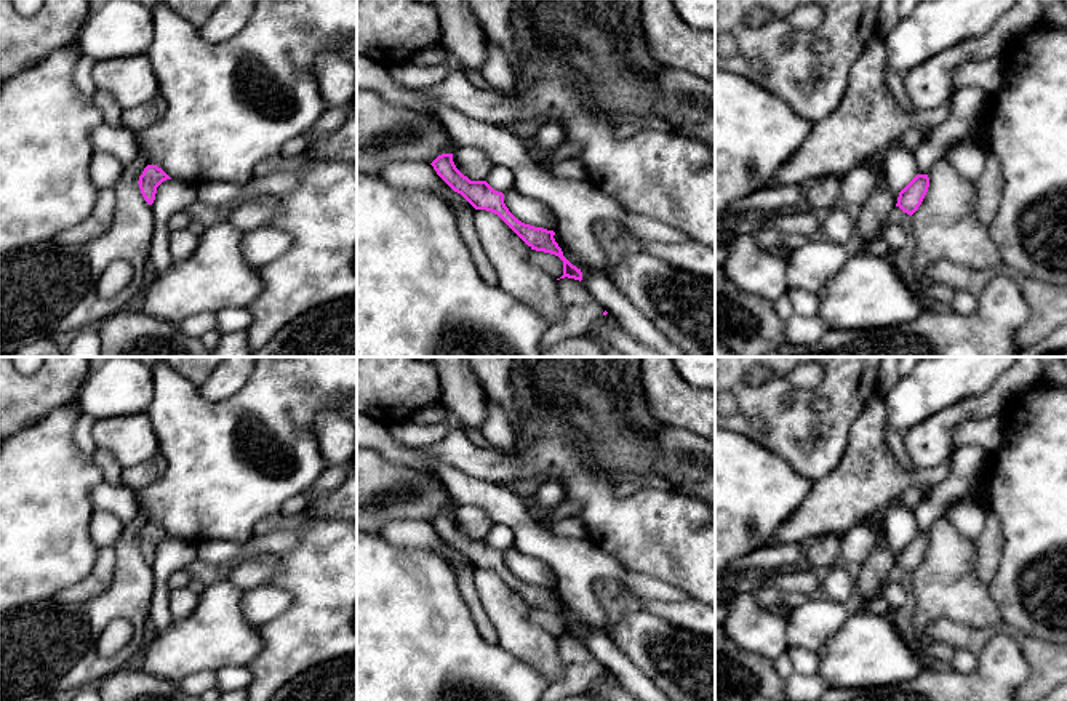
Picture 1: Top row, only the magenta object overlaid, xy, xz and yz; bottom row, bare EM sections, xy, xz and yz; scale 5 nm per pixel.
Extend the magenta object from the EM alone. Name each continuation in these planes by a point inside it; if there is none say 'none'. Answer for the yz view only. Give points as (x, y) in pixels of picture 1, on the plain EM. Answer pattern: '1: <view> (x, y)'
none

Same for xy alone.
none

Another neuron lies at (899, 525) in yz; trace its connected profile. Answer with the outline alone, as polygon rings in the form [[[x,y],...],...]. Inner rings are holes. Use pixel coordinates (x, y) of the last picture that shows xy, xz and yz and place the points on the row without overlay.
[[[893,498],[885,511],[885,535],[894,555],[918,533],[917,519],[912,509],[904,507]]]

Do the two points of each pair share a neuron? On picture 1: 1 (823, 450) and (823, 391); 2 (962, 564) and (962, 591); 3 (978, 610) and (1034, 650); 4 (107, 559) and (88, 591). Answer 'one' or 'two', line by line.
1: one
2: one
3: two
4: one

